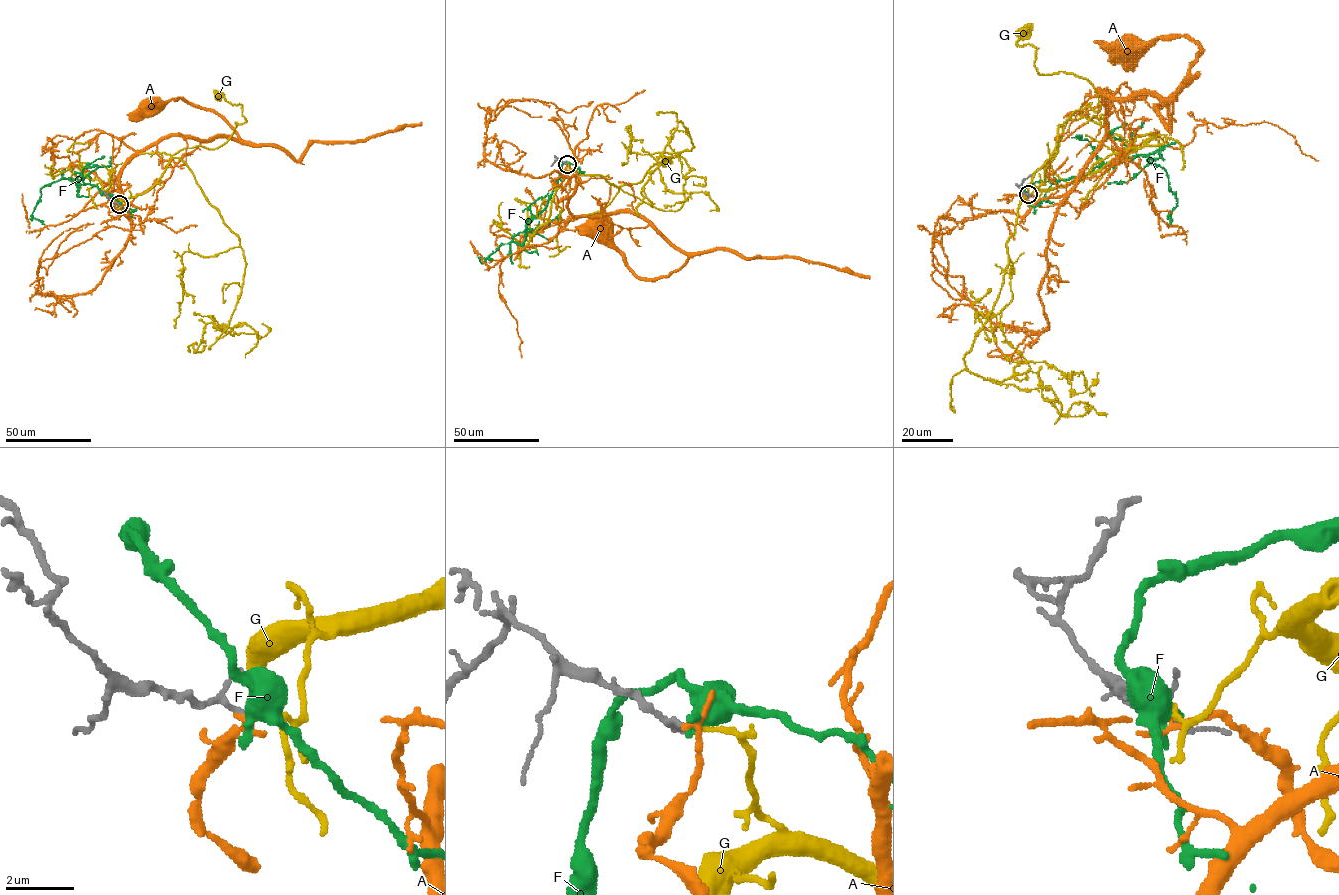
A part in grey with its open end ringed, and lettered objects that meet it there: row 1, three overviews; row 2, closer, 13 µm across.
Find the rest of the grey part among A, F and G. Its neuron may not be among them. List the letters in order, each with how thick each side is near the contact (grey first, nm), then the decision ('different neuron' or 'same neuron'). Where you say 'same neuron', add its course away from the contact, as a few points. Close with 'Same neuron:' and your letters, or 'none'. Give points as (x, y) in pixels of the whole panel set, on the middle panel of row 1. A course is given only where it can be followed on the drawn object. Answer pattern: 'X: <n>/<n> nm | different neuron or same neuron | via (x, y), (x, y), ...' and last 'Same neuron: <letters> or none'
A: 120/110 nm | different neuron
F: 120/550 nm | different neuron
G: 110/130 nm | same neuron | via (566, 163), (655, 207), (677, 210), (685, 175), (694, 169), (679, 156), (666, 161)
Same neuron: G

